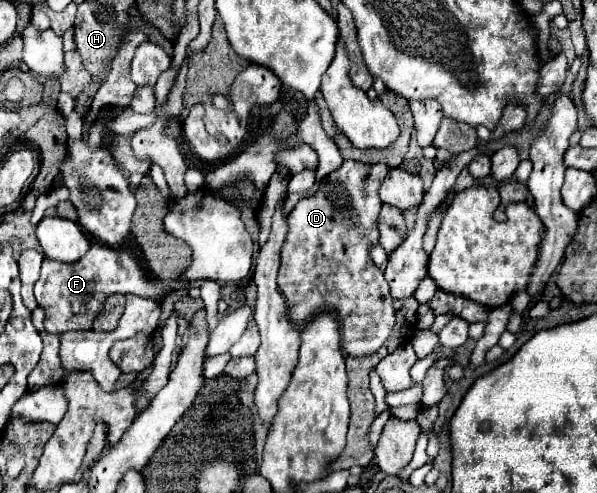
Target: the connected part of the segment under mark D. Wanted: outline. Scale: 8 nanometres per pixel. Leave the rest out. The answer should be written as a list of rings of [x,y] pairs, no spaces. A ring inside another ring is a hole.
[[[344,161],[342,167],[330,173],[318,187],[316,195],[304,197],[290,211],[290,233],[282,247],[282,265],[278,275],[278,289],[286,299],[290,321],[298,327],[304,327],[320,313],[332,313],[340,321],[340,345],[346,355],[362,357],[376,353],[388,339],[396,317],[392,309],[392,297],[384,273],[372,263],[368,247],[378,243],[378,207],[382,201],[378,197],[380,181],[388,173],[388,165]]]

